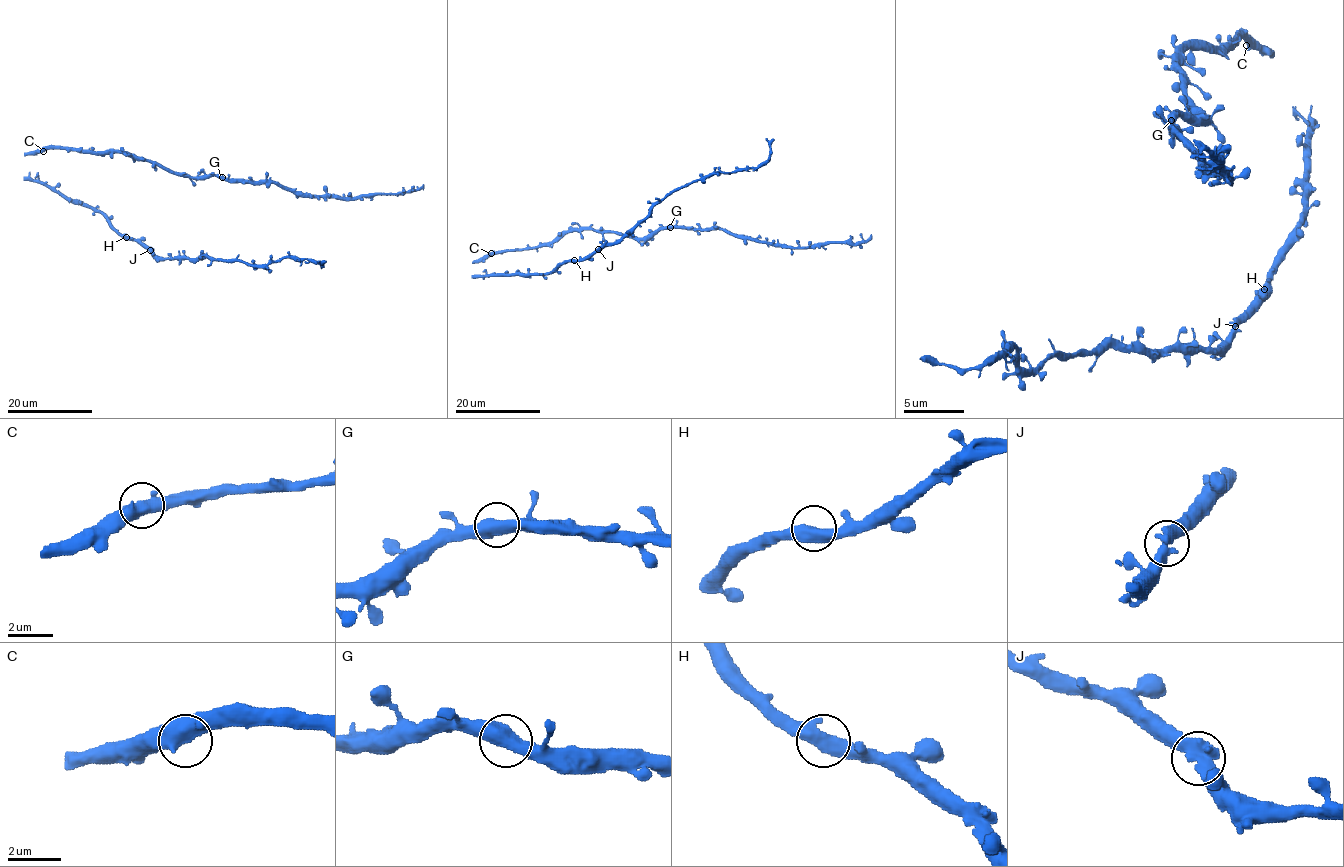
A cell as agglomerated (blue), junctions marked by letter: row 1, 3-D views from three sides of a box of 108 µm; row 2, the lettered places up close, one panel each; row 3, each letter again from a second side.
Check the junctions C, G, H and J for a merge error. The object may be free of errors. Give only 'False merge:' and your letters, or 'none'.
False merge: none

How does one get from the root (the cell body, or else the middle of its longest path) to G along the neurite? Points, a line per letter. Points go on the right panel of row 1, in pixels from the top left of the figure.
G: (1249, 39), (1228, 48), (1189, 48), (1180, 57), (1183, 93), (1201, 117), (1177, 114), (1171, 120)

